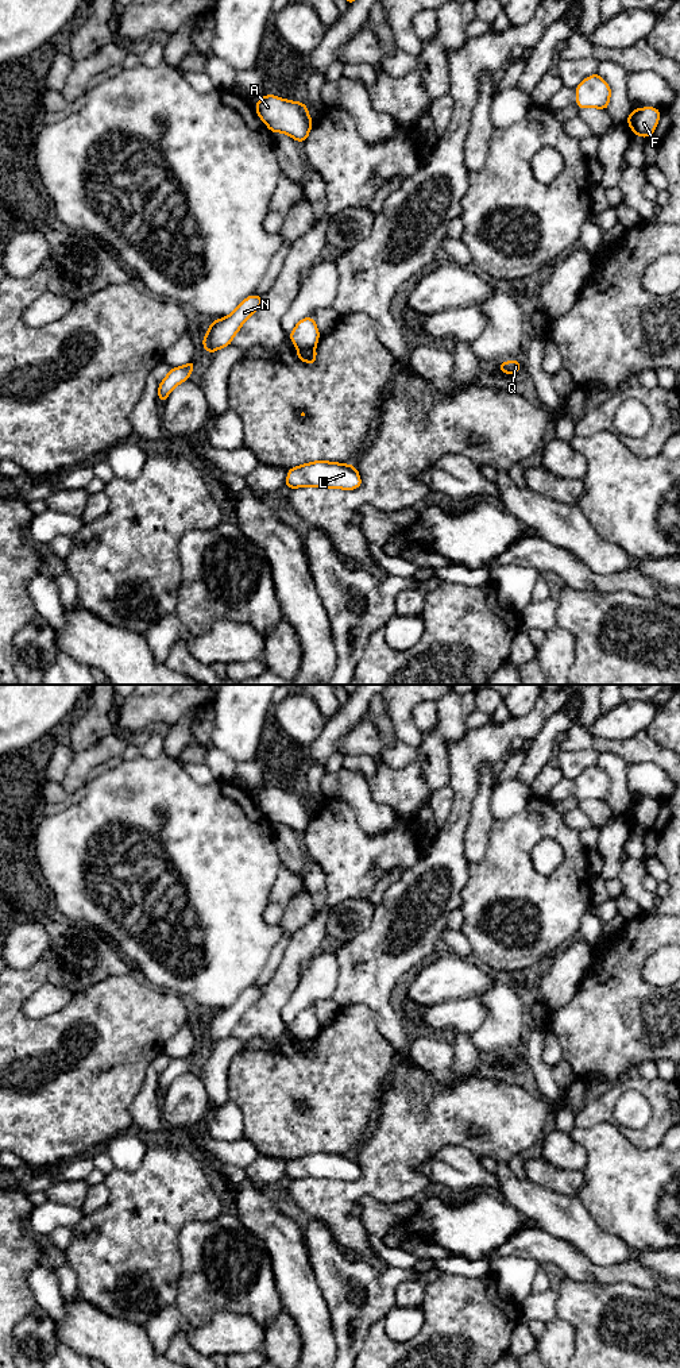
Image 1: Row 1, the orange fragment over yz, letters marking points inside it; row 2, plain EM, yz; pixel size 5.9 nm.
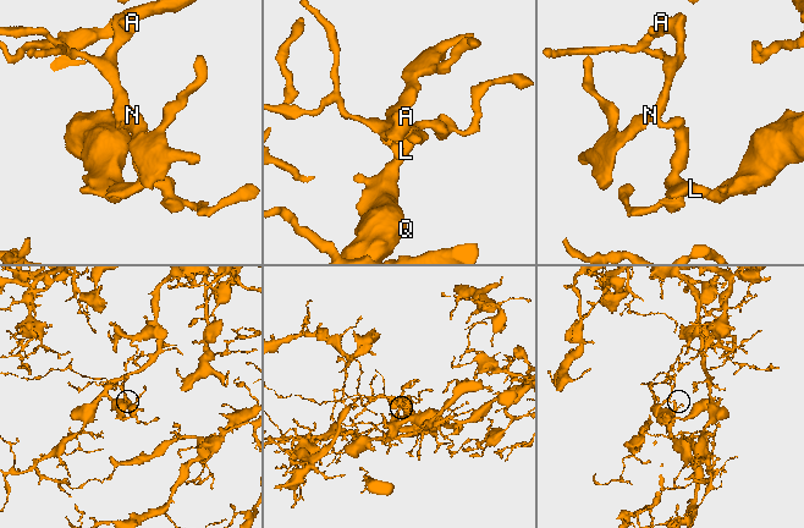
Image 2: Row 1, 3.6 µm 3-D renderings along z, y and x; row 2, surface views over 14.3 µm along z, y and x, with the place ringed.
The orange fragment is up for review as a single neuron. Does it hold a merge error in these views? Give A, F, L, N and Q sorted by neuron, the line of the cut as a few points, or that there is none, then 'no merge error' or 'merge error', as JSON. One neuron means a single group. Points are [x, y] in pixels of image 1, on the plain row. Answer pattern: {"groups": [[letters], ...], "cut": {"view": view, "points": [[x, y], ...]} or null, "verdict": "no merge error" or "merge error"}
{"groups": [["A", "N"], ["F", "L", "Q"]], "cut": {"view": "yz", "points": [[313, 1037], [298, 1041]]}, "verdict": "merge error"}

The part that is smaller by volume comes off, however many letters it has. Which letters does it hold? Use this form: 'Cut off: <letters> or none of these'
Cut off: A, N

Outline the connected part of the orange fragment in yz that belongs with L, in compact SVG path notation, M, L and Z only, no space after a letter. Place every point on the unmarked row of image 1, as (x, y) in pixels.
M317 1152L287 1161L286 1180L331 1179L353 1182L362 1169L353 1156Z

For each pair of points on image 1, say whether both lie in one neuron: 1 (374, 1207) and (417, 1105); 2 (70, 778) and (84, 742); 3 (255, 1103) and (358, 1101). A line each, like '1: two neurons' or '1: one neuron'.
1: two neurons
2: two neurons
3: one neuron

